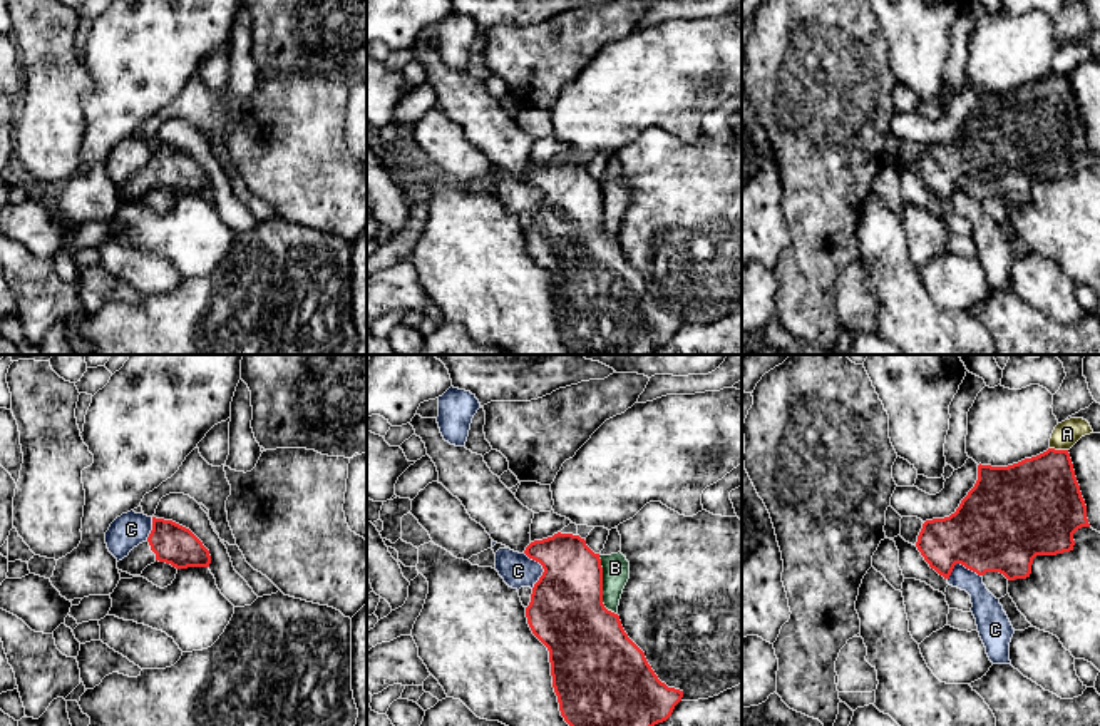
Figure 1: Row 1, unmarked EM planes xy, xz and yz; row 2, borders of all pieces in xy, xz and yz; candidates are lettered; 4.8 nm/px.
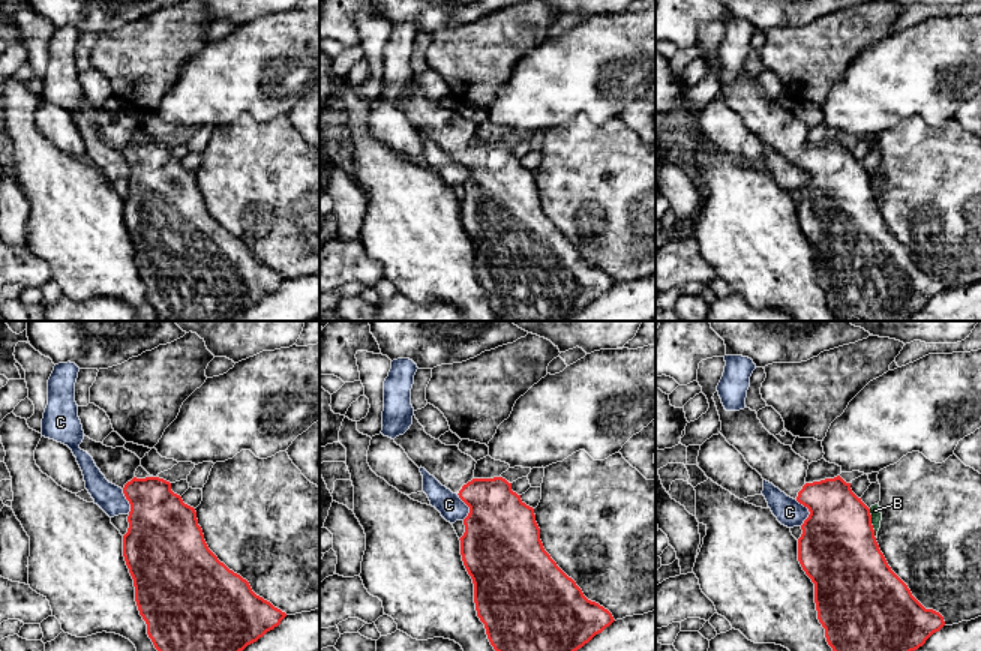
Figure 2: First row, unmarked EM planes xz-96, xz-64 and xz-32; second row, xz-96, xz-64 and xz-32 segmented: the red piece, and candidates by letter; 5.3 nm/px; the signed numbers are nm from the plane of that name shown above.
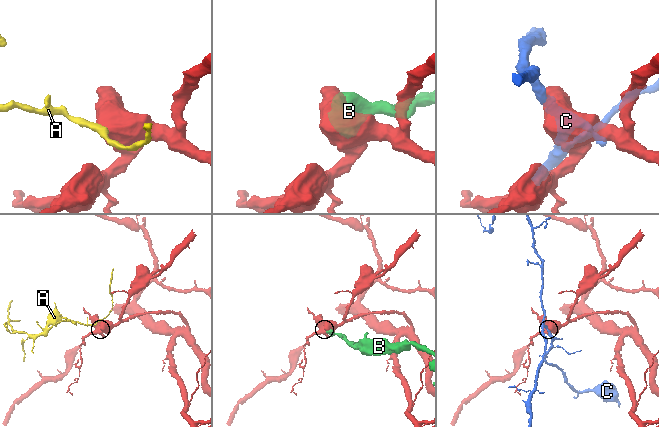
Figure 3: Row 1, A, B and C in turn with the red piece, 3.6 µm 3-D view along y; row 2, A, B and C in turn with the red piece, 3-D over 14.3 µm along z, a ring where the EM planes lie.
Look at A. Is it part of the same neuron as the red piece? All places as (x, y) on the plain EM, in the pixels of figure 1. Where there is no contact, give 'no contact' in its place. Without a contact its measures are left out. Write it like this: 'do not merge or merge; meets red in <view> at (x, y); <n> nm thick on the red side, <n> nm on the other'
do not merge; meets red in yz at (1058, 76); 400 nm thick on the red side, 120 nm on the other

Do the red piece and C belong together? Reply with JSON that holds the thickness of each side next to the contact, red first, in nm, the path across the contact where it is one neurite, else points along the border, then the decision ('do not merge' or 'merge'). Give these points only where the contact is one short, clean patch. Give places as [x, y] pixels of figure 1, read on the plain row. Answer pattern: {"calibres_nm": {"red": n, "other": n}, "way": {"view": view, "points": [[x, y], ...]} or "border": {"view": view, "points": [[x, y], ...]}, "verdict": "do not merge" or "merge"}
{"calibres_nm": {"red": 360, "other": 160}, "border": {"view": "xz", "points": [[523, 178], [543, 194], [533, 213]]}, "verdict": "do not merge"}

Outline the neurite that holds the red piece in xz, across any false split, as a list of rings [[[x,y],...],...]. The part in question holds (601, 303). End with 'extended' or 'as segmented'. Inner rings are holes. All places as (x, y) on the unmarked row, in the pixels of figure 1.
[[[415,38],[410,50],[422,64],[442,109],[481,149],[491,164],[539,187],[542,201],[532,212],[526,233],[532,259],[547,273],[553,313],[559,336],[573,355],[651,355],[666,346],[681,326],[683,316],[668,313],[648,289],[645,278],[628,263],[619,241],[603,229],[603,192],[586,166],[573,159],[554,159],[531,166],[534,137],[491,97],[482,80],[444,65],[437,43]]]; extended

